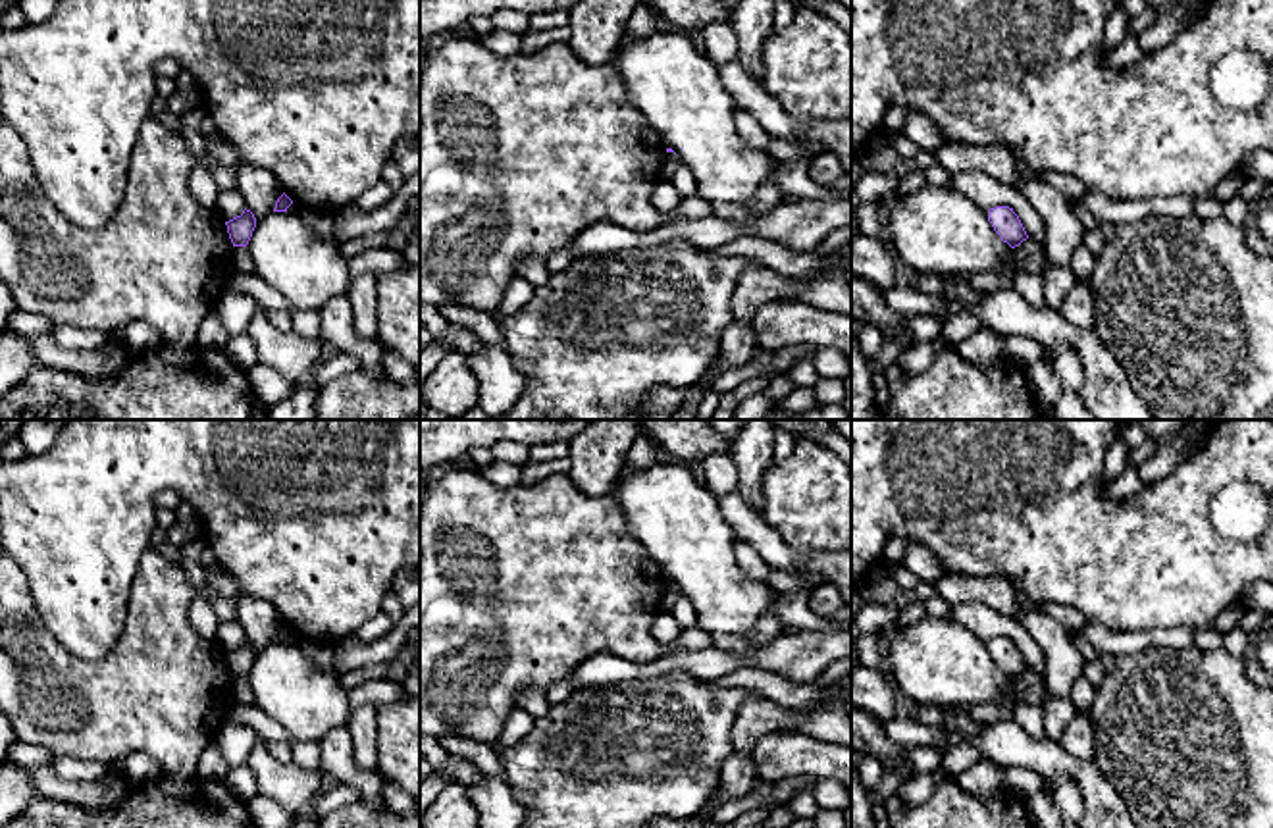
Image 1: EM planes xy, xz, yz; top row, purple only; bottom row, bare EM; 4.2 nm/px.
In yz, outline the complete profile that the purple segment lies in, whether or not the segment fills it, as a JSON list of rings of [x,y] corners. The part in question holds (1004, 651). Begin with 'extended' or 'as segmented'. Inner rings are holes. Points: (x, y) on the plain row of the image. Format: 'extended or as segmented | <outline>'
as segmented | [[[996,637],[988,641],[988,653],[994,662],[1007,674],[1011,680],[1019,678],[1028,670],[1019,647],[1009,637]]]

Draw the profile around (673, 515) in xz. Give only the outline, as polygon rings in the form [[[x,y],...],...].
[[[653,462],[647,470],[630,472],[626,464],[611,495],[636,539],[691,601],[697,626],[713,635],[713,645],[738,657],[757,651],[763,643],[753,641],[749,630],[770,608],[772,589],[763,578],[740,568],[734,530],[720,512],[718,497],[703,485],[695,470],[682,462]]]

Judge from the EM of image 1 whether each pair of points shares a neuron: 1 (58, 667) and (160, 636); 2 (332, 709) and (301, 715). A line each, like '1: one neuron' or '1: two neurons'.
1: one neuron
2: one neuron

